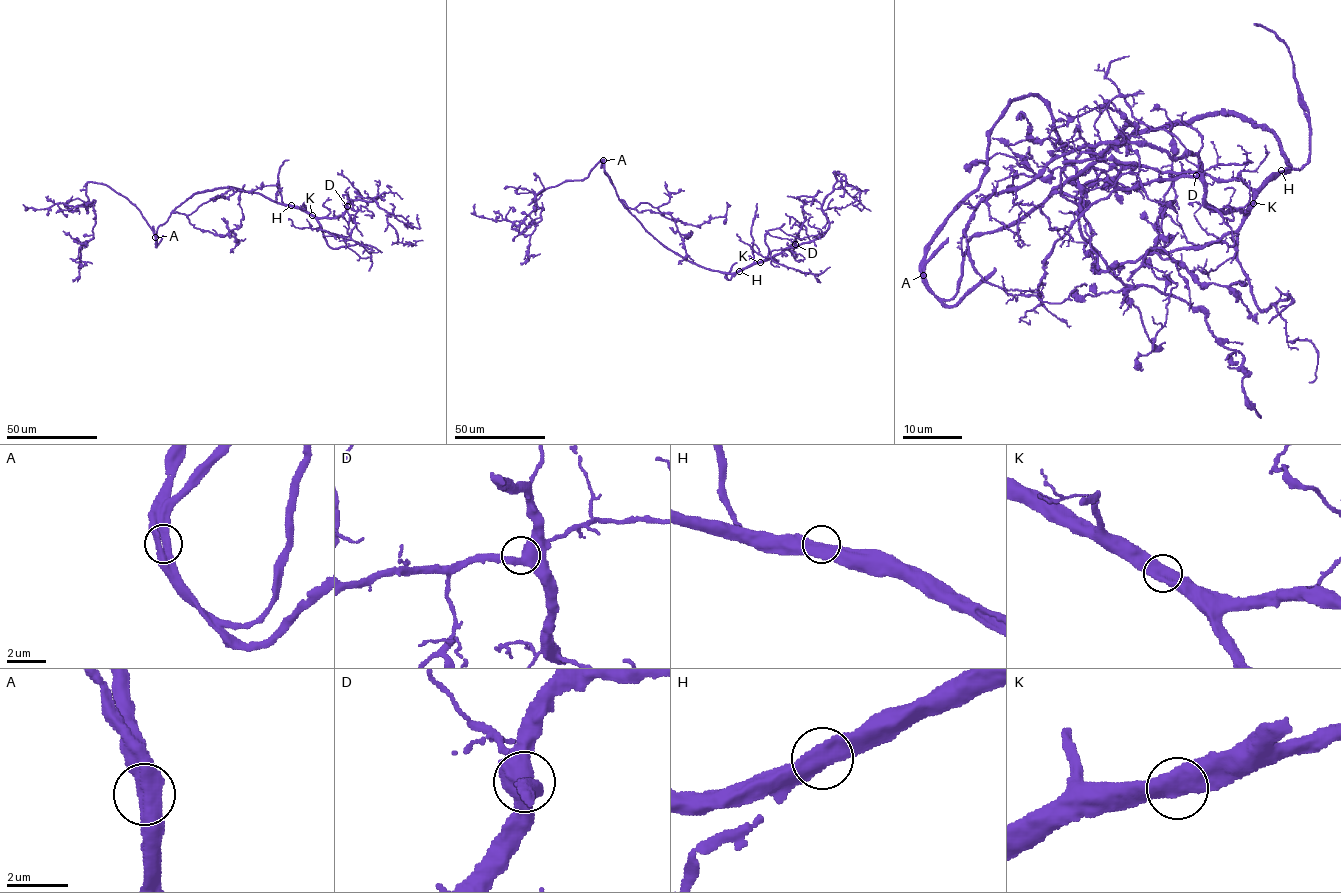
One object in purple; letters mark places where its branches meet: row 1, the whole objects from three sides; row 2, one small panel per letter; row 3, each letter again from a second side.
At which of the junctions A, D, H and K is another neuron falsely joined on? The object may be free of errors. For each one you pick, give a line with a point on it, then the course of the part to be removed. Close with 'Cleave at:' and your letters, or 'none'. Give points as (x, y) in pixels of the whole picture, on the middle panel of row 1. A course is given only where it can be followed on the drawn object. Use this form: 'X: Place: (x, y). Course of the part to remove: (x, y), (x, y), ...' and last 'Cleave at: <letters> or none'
A: Place: (603, 160). Course of the part to remove: (603, 160), (604, 170), (611, 183)
Cleave at: A

